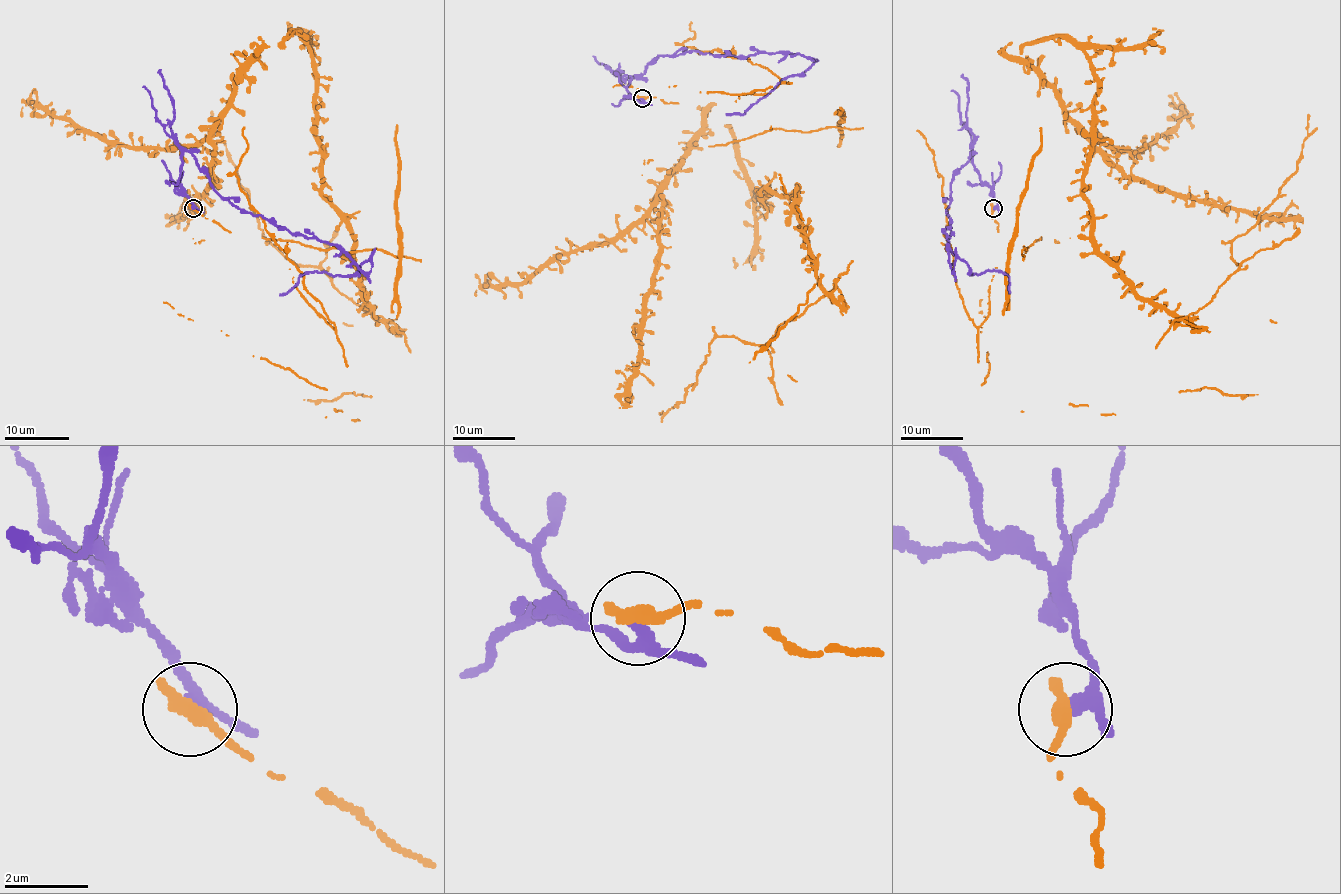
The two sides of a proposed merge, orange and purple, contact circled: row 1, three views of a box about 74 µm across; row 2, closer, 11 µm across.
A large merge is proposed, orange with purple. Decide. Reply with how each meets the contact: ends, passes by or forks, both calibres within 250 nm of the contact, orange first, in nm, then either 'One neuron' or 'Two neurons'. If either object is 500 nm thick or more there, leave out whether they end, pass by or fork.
At the ring orange ends. At the ring purple passes by. Thickness 440 nm (orange) against 240 nm. Two neurons

